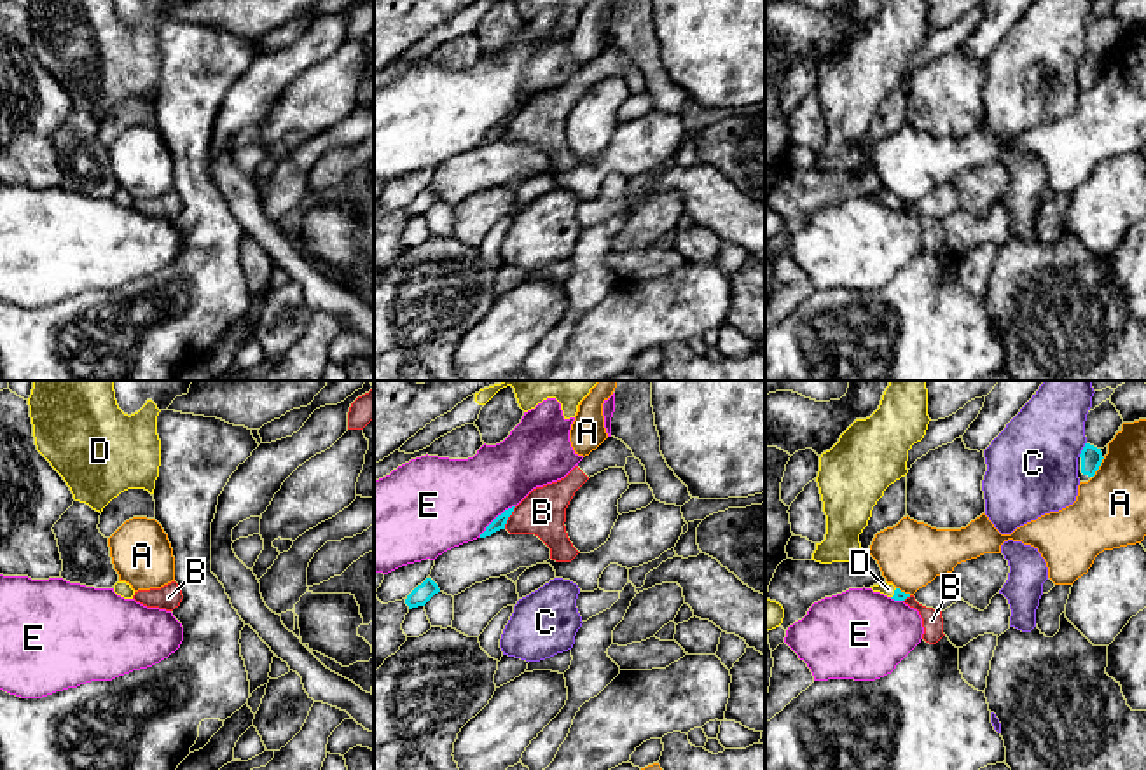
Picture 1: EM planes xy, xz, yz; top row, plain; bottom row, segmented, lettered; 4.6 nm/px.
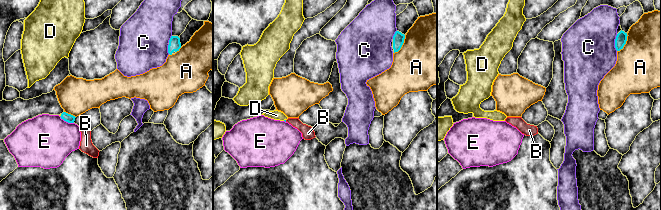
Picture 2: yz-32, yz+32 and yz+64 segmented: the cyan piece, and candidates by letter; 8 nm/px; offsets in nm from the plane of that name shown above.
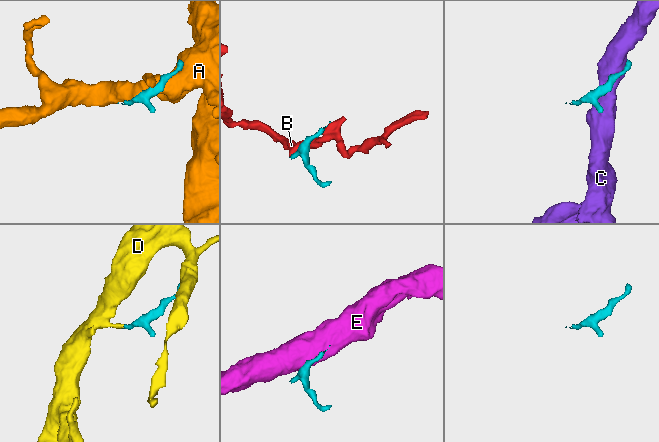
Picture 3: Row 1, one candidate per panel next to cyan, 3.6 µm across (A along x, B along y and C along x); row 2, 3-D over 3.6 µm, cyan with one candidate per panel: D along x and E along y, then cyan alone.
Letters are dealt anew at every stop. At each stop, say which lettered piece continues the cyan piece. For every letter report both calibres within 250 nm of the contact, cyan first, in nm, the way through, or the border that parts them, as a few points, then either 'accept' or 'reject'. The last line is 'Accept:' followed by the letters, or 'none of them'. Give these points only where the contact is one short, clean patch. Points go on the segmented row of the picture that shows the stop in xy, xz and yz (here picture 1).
A: calibres 100 and 340 nm; reject
B: calibres 60 and 220 nm; border xz (516, 507), (503, 528); reject
C: calibres 100 and 420 nm; border yz (1085, 442), (1078, 456); reject
D: calibres 50 and 60 nm; reject
E: calibres 60 and 400 nm; border xz (514, 505), (505, 508), (479, 536); reject
Accept: none of them

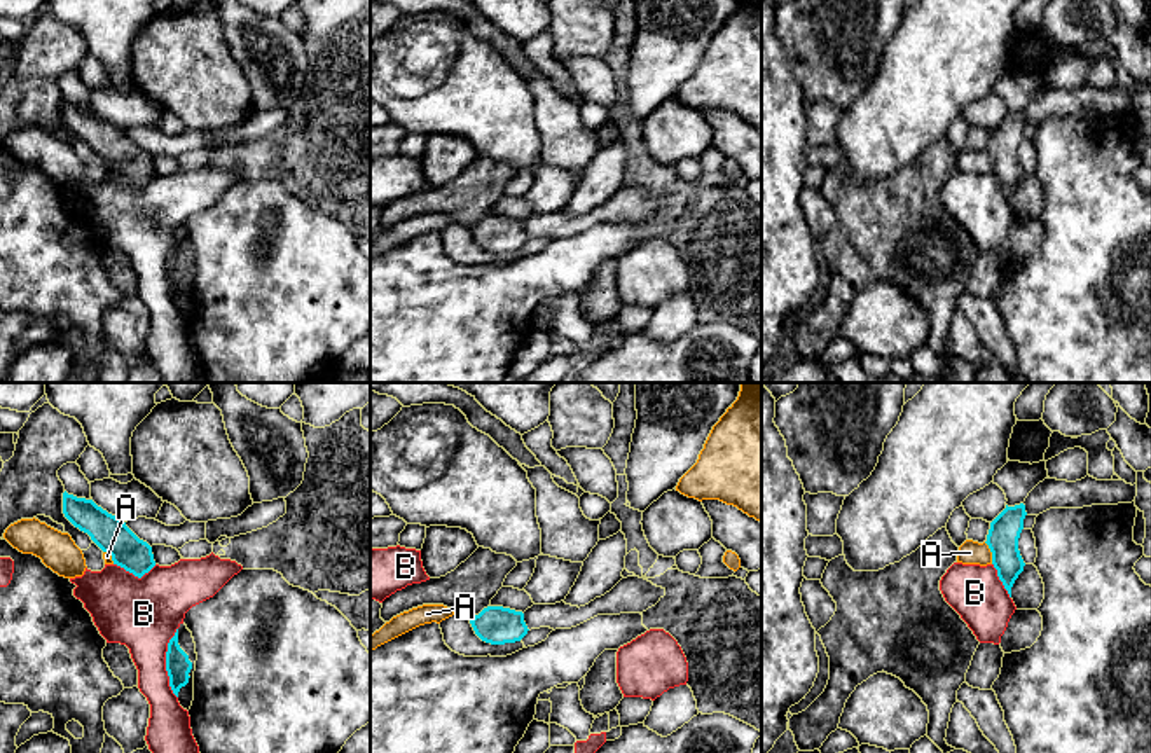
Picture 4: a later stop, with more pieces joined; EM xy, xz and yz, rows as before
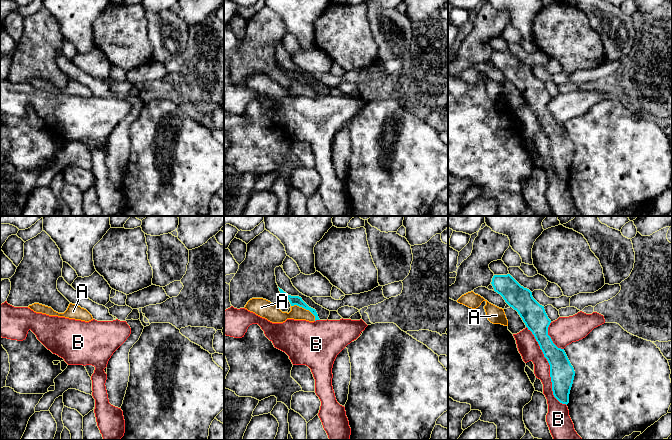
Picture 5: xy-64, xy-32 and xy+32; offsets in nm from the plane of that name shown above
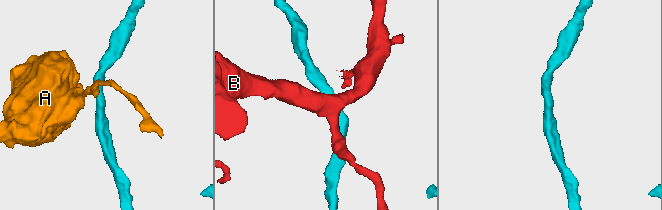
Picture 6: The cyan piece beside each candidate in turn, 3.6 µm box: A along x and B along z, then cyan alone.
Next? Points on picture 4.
A: calibres 140 and 110 nm; border yz (984, 542), (992, 563); reject
B: calibres 120 and 340 nm; reject
Accept: none of them

